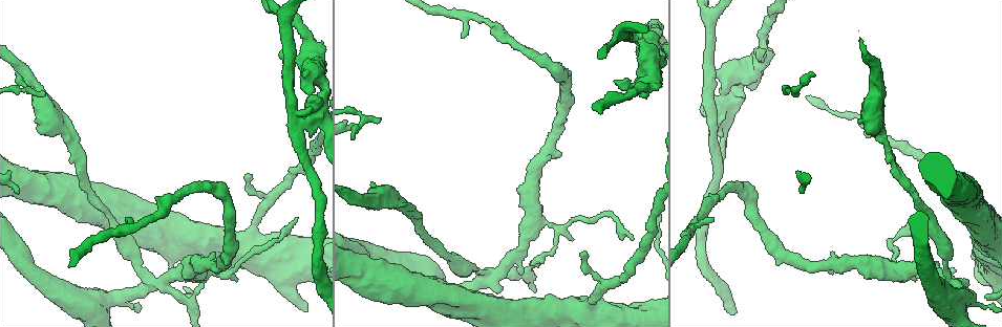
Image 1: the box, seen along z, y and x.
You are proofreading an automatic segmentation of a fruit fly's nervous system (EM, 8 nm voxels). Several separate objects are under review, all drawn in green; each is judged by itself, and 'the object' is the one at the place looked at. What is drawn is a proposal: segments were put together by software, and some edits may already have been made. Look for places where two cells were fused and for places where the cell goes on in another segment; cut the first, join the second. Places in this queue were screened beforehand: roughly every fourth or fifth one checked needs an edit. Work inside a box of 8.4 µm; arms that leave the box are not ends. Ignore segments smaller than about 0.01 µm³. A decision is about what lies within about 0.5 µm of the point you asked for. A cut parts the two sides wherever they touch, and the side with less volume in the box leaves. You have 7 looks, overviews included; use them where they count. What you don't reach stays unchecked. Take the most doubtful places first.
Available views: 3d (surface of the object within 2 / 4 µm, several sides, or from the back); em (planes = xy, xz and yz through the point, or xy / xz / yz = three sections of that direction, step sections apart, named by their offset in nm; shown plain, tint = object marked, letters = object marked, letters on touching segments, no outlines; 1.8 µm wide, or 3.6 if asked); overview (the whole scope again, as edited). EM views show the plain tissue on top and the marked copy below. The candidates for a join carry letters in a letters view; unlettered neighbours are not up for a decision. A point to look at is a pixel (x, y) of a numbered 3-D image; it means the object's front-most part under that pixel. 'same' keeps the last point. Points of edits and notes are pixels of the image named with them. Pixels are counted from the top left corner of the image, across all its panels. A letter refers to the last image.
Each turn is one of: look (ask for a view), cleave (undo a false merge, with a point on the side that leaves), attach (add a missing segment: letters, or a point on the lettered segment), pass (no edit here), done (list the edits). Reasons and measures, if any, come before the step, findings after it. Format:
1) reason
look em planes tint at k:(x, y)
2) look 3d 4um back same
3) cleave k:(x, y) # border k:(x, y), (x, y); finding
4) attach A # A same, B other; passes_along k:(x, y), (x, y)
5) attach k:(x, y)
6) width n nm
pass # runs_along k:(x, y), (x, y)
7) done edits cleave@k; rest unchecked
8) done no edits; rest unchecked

look em xy step 4 tint at 1:(958, 284)

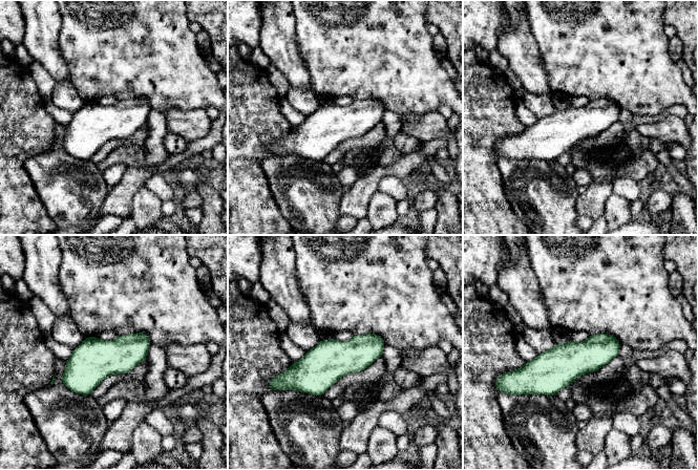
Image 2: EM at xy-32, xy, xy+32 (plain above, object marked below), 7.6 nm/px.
look em planes letters same

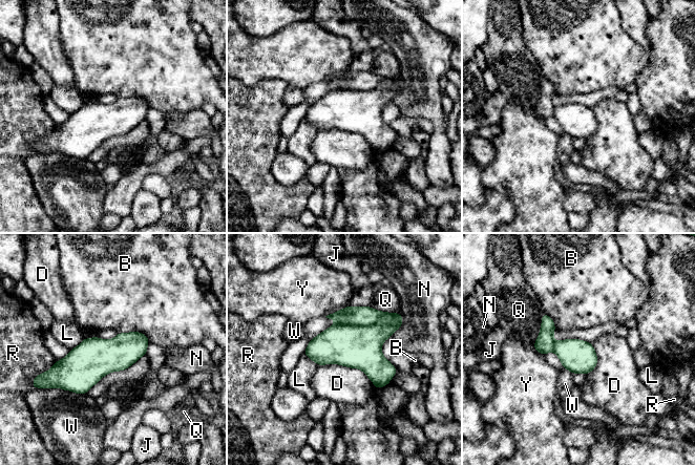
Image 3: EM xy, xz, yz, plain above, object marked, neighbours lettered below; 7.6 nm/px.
width 260 nm; longest_contact D 480 nm
cleave 3:(350, 315) # B other, D other, J other, L other, N other, Q other, R other, W other, Y other; a second cell is stuck on

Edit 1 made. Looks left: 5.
an open end
look 3d 4um at 1:(756, 54)

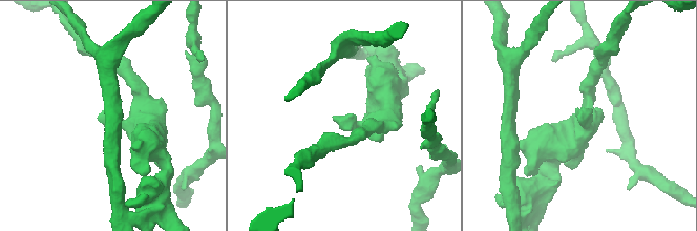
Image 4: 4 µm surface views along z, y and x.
need the tissue
look em xy step 4 tint at 4:(100, 118)

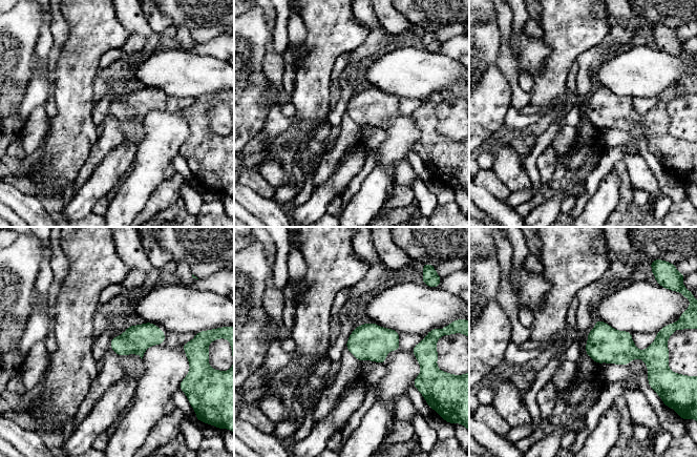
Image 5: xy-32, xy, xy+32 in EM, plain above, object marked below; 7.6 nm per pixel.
cut it another way
look em planes letters same

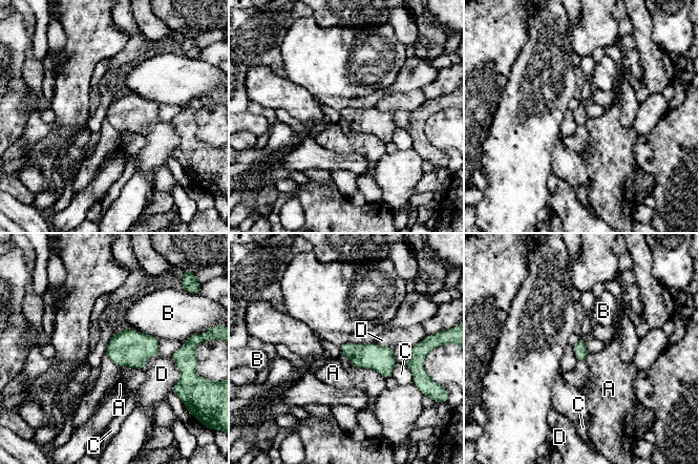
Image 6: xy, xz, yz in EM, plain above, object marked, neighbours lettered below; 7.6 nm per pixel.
pass # A other, B other, C other, D other; no lettered segment goes on from it

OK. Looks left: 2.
done edits cleave@3; rest unchecked

